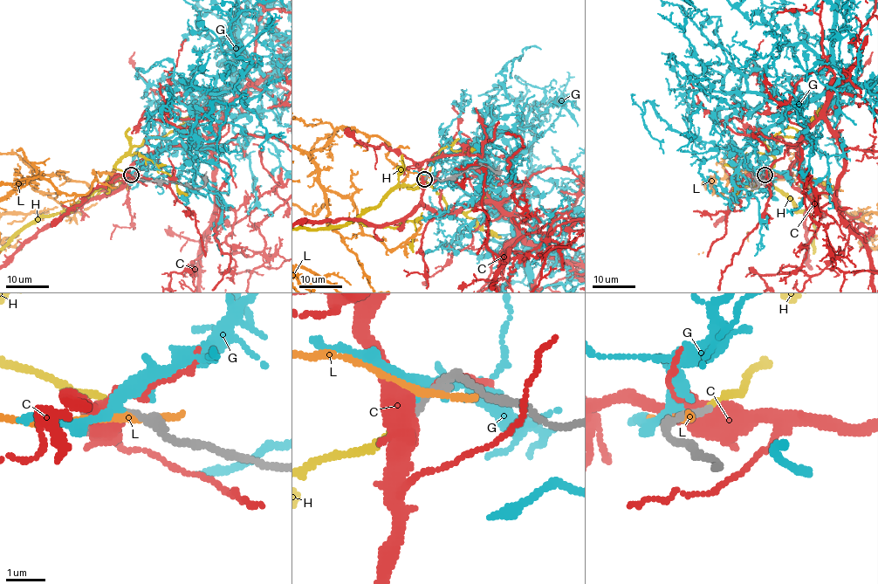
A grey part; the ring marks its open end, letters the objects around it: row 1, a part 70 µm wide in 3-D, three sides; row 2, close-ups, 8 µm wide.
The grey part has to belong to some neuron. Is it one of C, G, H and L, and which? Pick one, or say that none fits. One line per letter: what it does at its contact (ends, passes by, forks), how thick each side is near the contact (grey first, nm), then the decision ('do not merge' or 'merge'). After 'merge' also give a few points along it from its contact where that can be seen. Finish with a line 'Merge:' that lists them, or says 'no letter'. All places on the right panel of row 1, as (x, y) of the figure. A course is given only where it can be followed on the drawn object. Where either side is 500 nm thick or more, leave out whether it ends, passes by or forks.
C: calibres 190 and 500 nm; do not merge
G: it passes by; calibres 200 and 320 nm; do not merge
H: it ends; calibres 170 and 160 nm; merge
L: it ends; calibres 240 and 260 nm; do not merge
Merge: H

